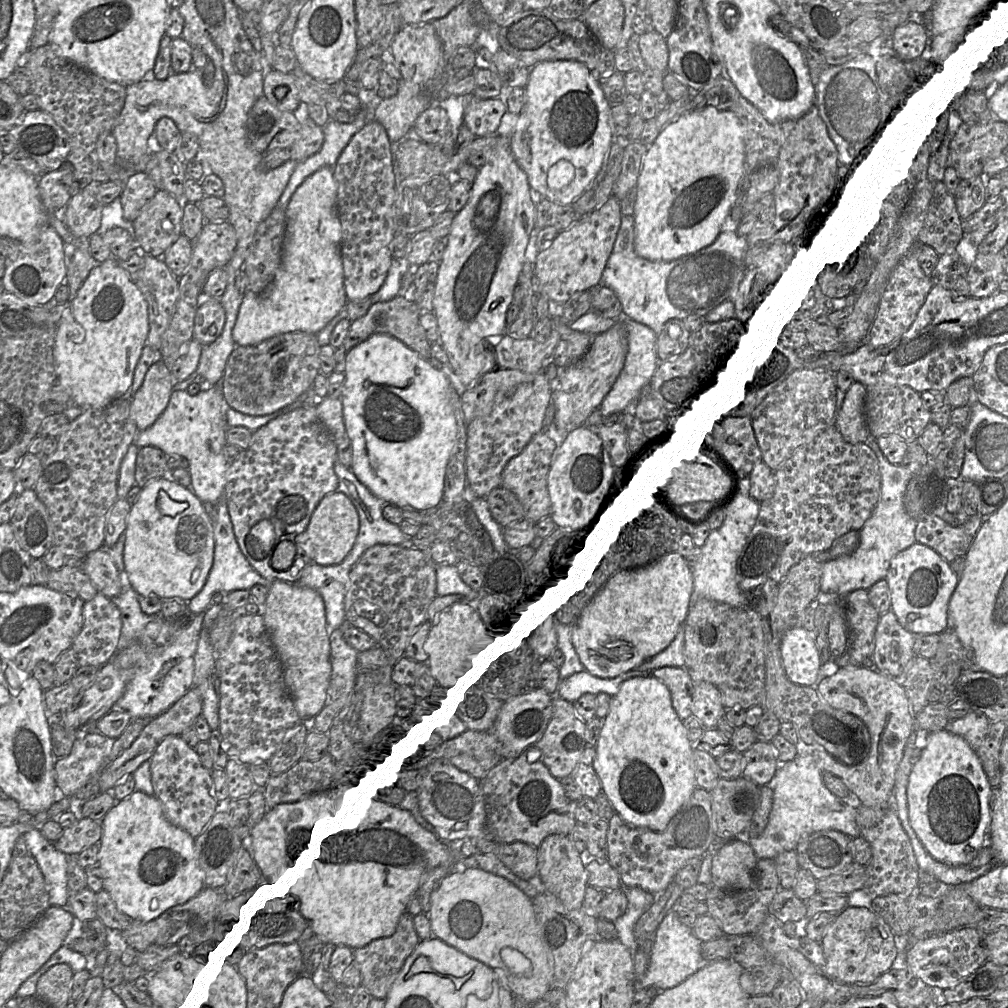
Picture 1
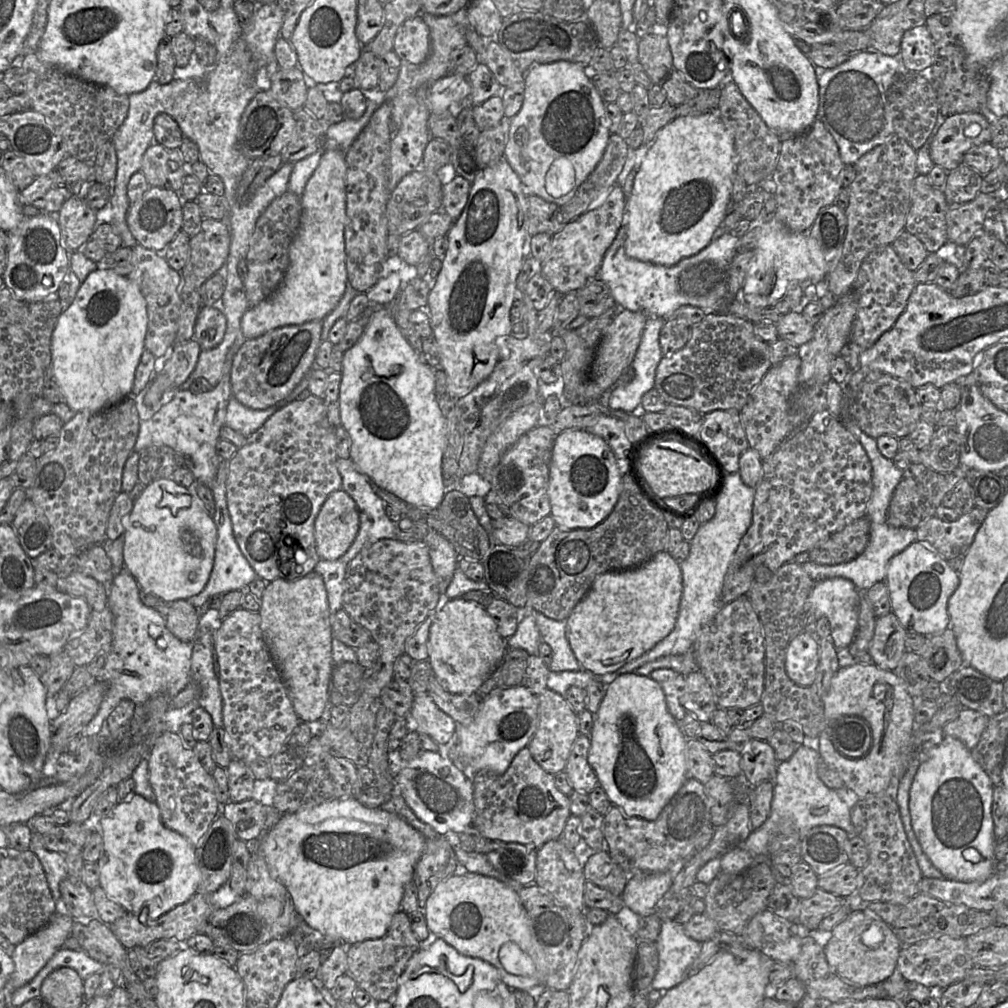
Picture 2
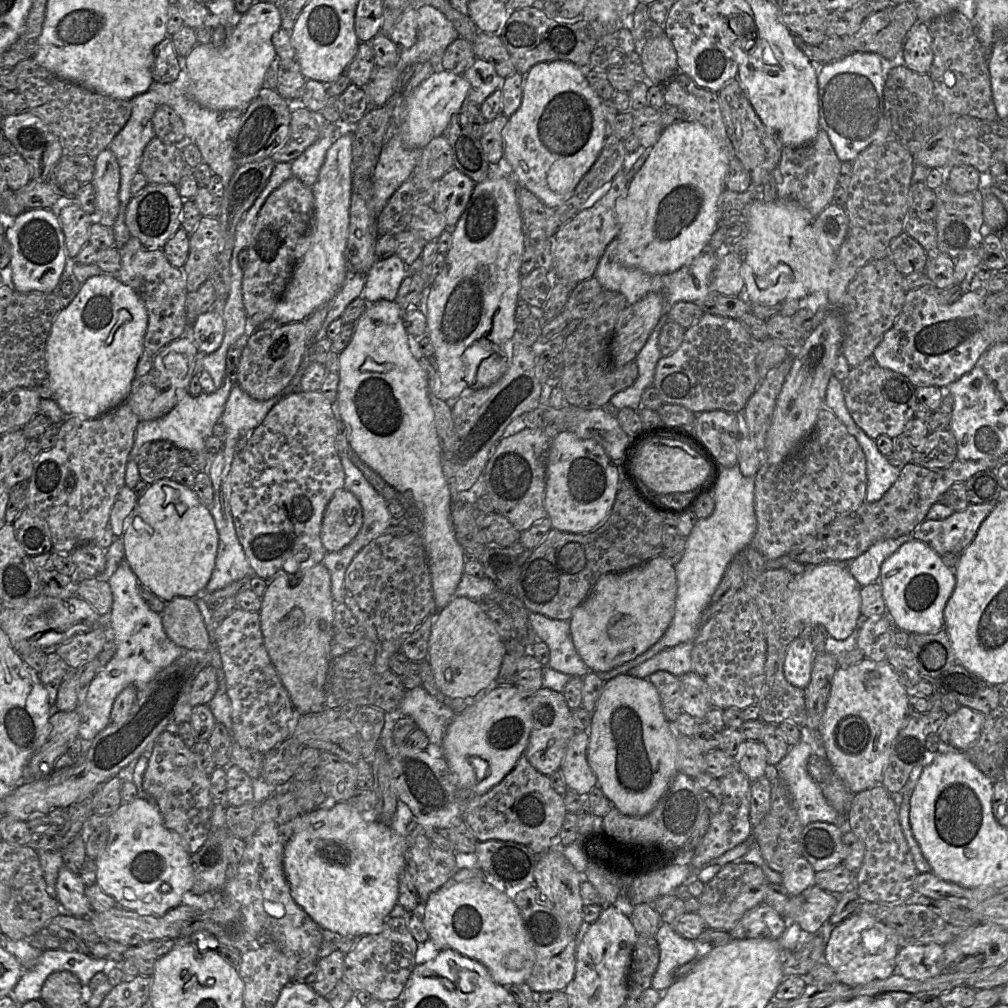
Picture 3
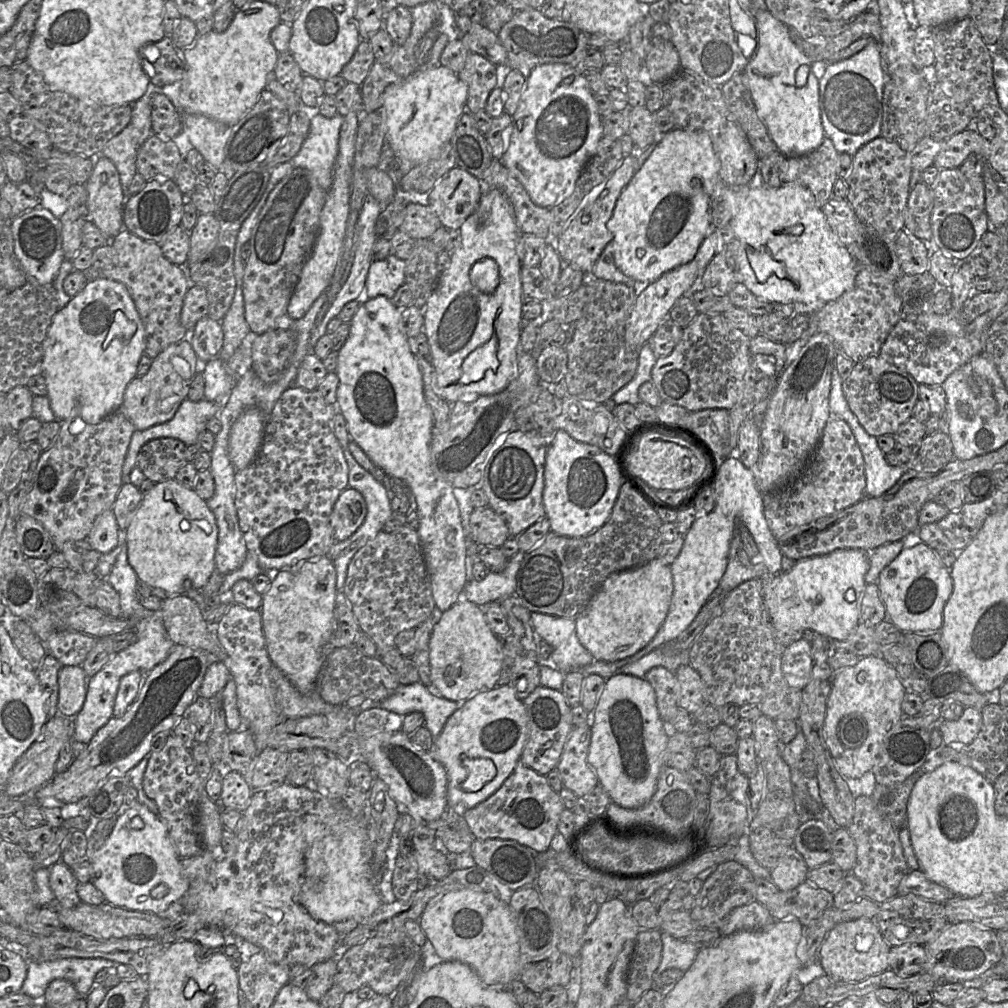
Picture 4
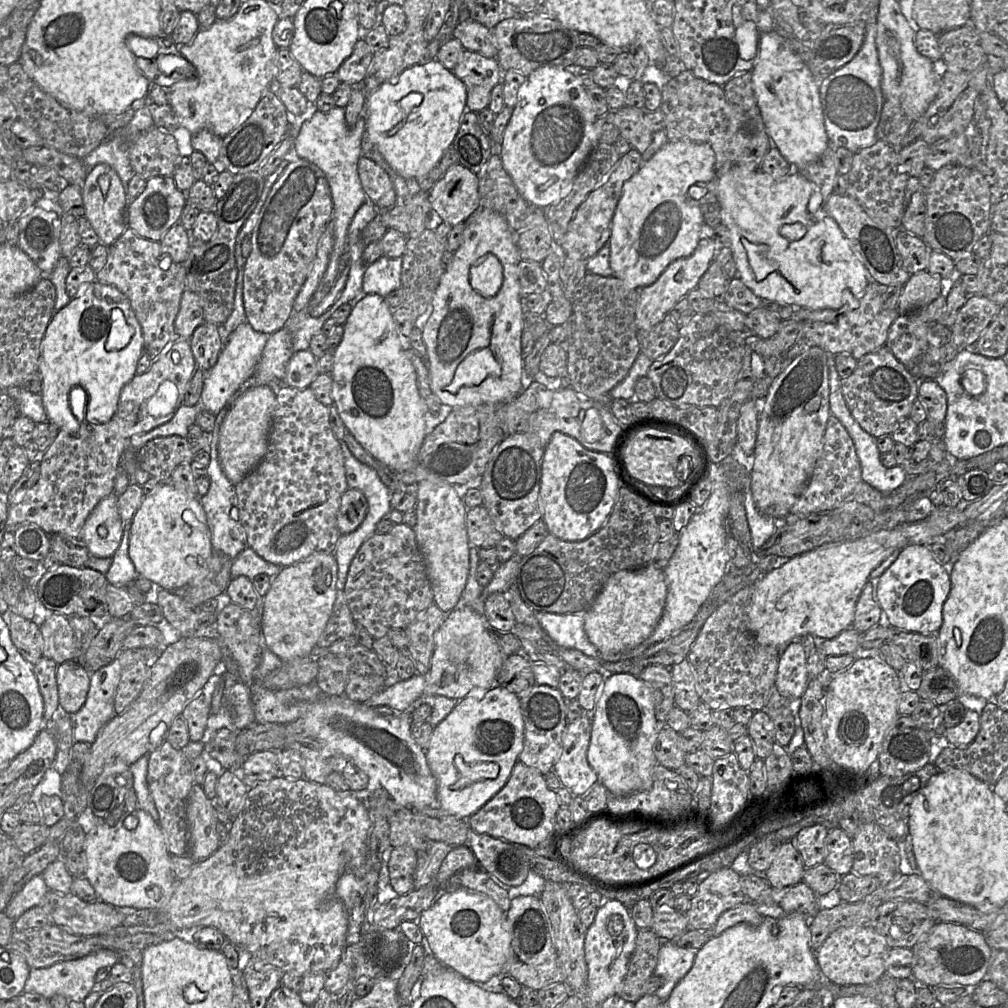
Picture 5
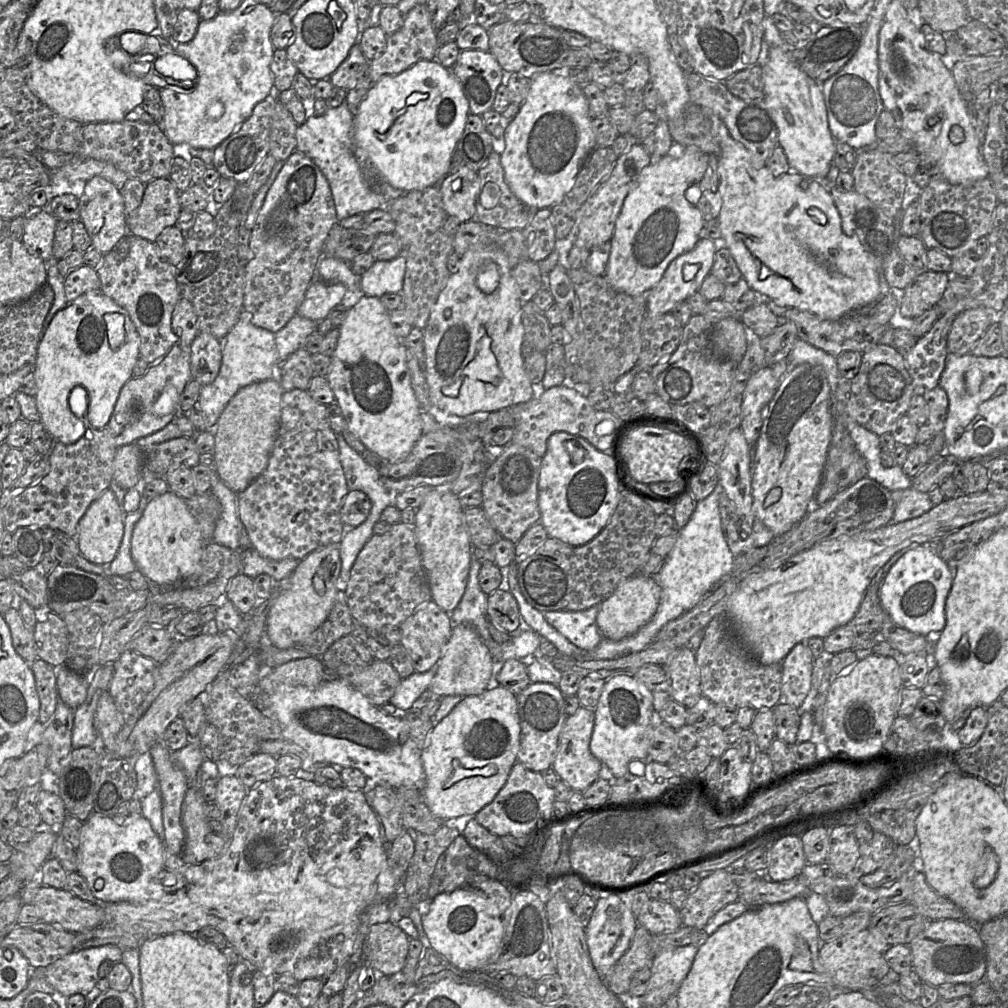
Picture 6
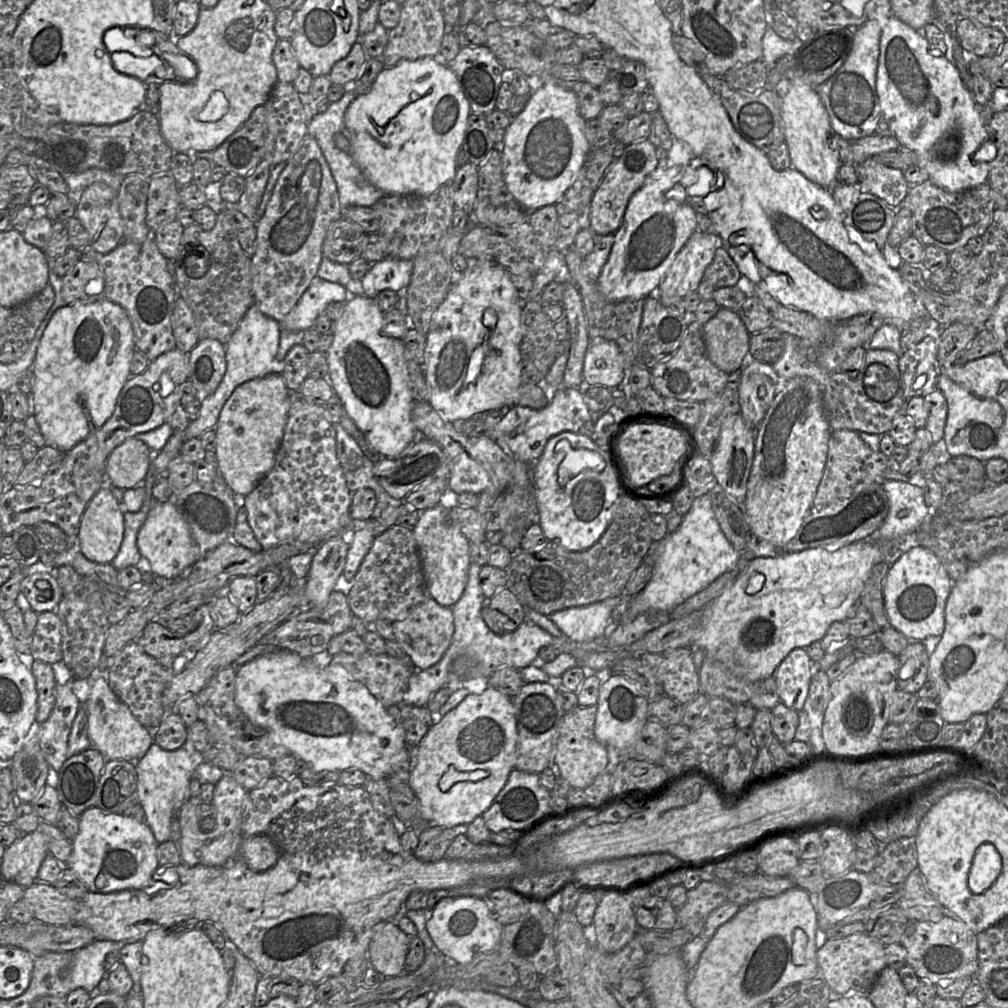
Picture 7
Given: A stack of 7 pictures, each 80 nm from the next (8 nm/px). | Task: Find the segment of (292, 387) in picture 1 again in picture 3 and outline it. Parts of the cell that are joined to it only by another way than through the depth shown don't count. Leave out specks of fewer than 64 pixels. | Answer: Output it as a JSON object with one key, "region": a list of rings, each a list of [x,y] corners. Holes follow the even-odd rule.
{"region":[[[334,299],[300,322],[276,324],[270,321],[255,329],[247,339],[236,371],[236,384],[250,397],[267,400],[281,392],[297,372],[303,354],[313,344]]]}

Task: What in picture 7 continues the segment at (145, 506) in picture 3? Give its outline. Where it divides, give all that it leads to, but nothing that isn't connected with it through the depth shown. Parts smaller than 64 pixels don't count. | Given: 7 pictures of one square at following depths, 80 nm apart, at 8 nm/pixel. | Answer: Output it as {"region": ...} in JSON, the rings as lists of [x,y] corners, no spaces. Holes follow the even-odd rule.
{"region":[[[172,500],[154,502],[137,535],[137,547],[149,569],[156,575],[177,579],[198,560],[190,528]]]}

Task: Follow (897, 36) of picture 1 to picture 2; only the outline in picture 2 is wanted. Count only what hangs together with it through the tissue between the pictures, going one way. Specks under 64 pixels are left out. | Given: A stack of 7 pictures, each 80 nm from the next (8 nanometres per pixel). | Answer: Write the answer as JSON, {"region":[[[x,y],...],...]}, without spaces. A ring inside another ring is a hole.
{"region":[[[926,25],[907,30],[900,43],[900,58],[906,70],[922,72],[934,62],[934,45]]]}

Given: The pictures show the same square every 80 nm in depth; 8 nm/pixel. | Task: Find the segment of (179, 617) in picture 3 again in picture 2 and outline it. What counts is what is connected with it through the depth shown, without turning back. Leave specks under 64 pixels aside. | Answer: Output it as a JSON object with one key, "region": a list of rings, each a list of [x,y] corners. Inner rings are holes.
{"region":[[[187,599],[170,602],[165,623],[171,633],[179,640],[193,642],[199,626],[200,610]]]}

